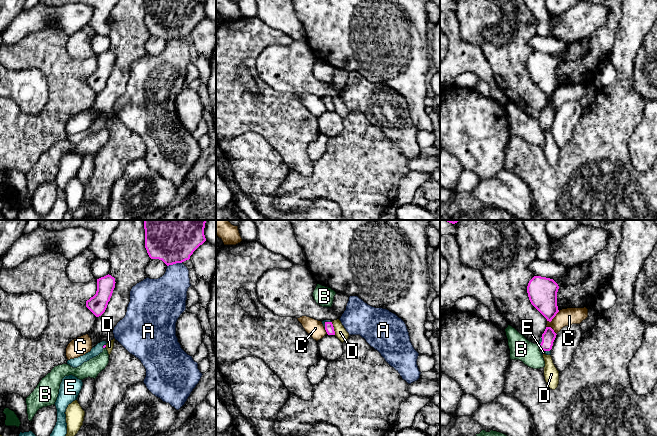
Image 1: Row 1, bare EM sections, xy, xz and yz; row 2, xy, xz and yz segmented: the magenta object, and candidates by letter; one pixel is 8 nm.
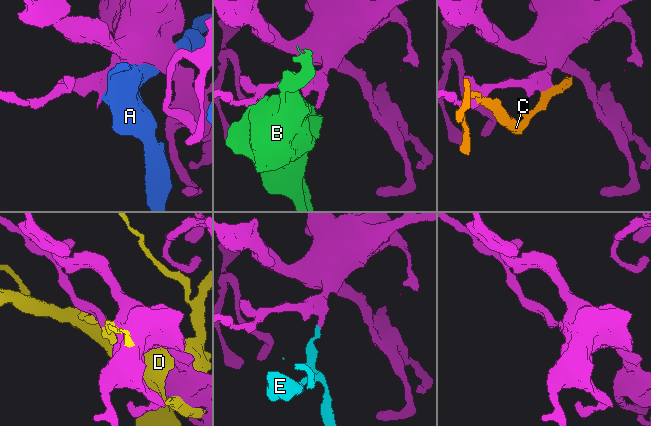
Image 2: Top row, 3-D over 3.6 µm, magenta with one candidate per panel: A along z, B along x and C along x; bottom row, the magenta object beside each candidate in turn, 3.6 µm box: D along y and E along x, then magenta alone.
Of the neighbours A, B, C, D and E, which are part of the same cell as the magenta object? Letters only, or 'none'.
E

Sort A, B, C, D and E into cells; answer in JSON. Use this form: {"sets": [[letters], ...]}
{"sets": [["A"], ["B"], ["C"], ["D"], ["E"]]}

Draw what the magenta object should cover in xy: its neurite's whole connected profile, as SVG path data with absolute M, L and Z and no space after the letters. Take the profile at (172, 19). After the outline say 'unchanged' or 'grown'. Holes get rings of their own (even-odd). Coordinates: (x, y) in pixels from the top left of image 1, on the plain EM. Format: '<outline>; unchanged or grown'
M144 0L145 24L151 35L162 36L167 42L190 35L205 17L205 0Z; unchanged

